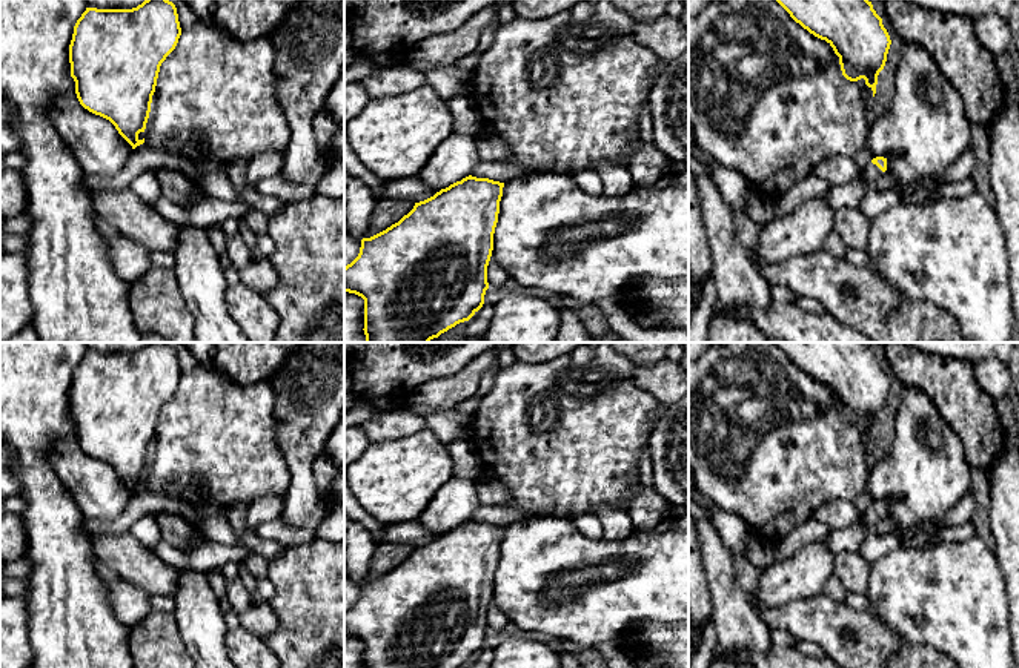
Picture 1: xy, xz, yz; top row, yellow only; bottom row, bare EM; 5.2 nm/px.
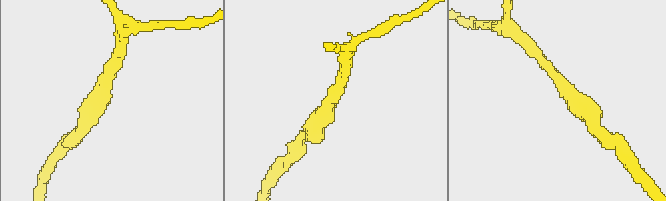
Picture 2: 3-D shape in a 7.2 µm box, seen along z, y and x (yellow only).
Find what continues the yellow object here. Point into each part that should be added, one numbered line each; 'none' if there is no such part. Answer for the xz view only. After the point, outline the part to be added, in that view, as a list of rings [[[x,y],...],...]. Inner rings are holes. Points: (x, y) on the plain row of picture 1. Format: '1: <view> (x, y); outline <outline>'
none

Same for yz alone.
1: yz (870, 516); outline [[[870,507],[864,513],[861,513],[858,521],[861,524],[870,527],[870,525],[879,522],[881,519],[882,519],[882,514],[876,508]]]

